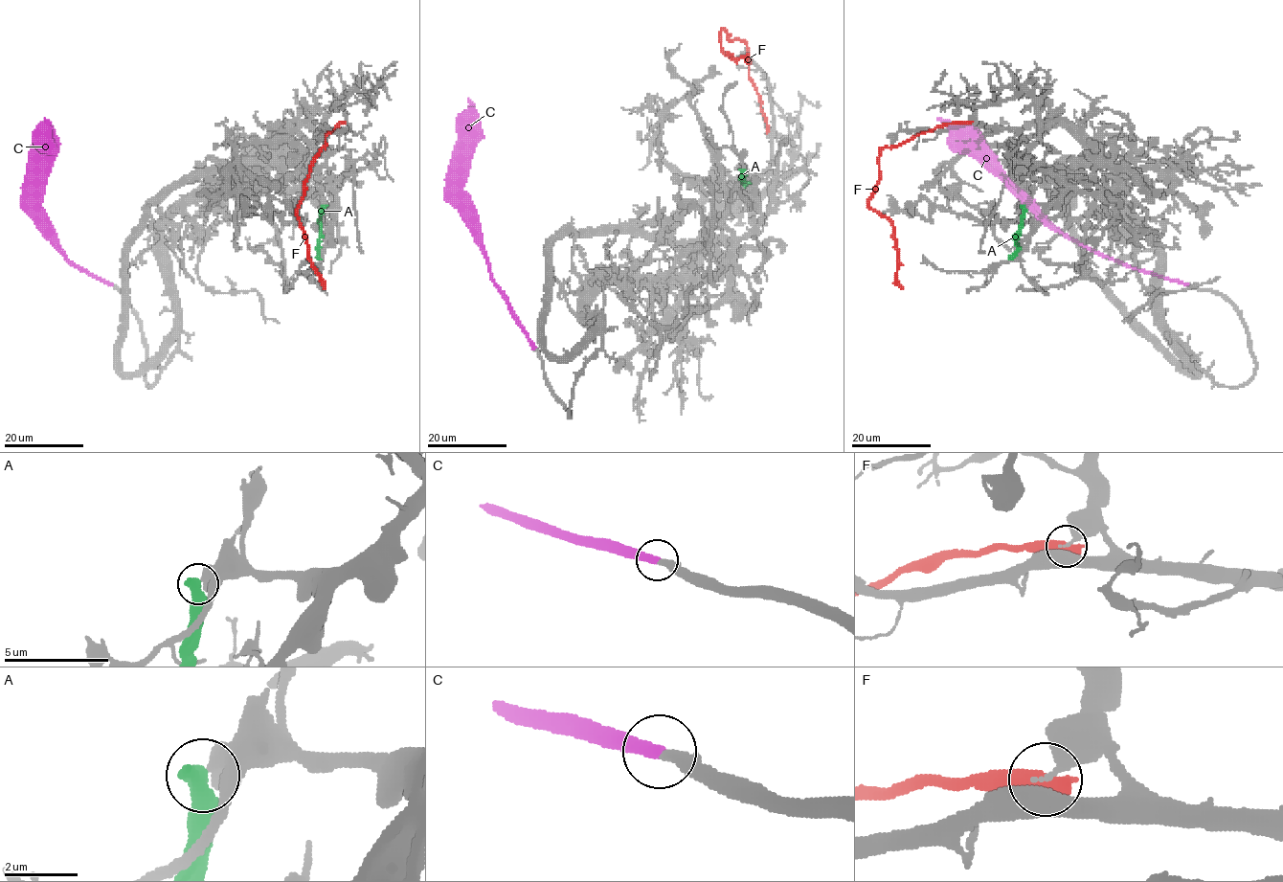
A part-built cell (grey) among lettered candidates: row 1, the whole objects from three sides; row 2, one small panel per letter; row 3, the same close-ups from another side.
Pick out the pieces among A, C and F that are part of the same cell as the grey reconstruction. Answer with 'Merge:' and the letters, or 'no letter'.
Merge: C

